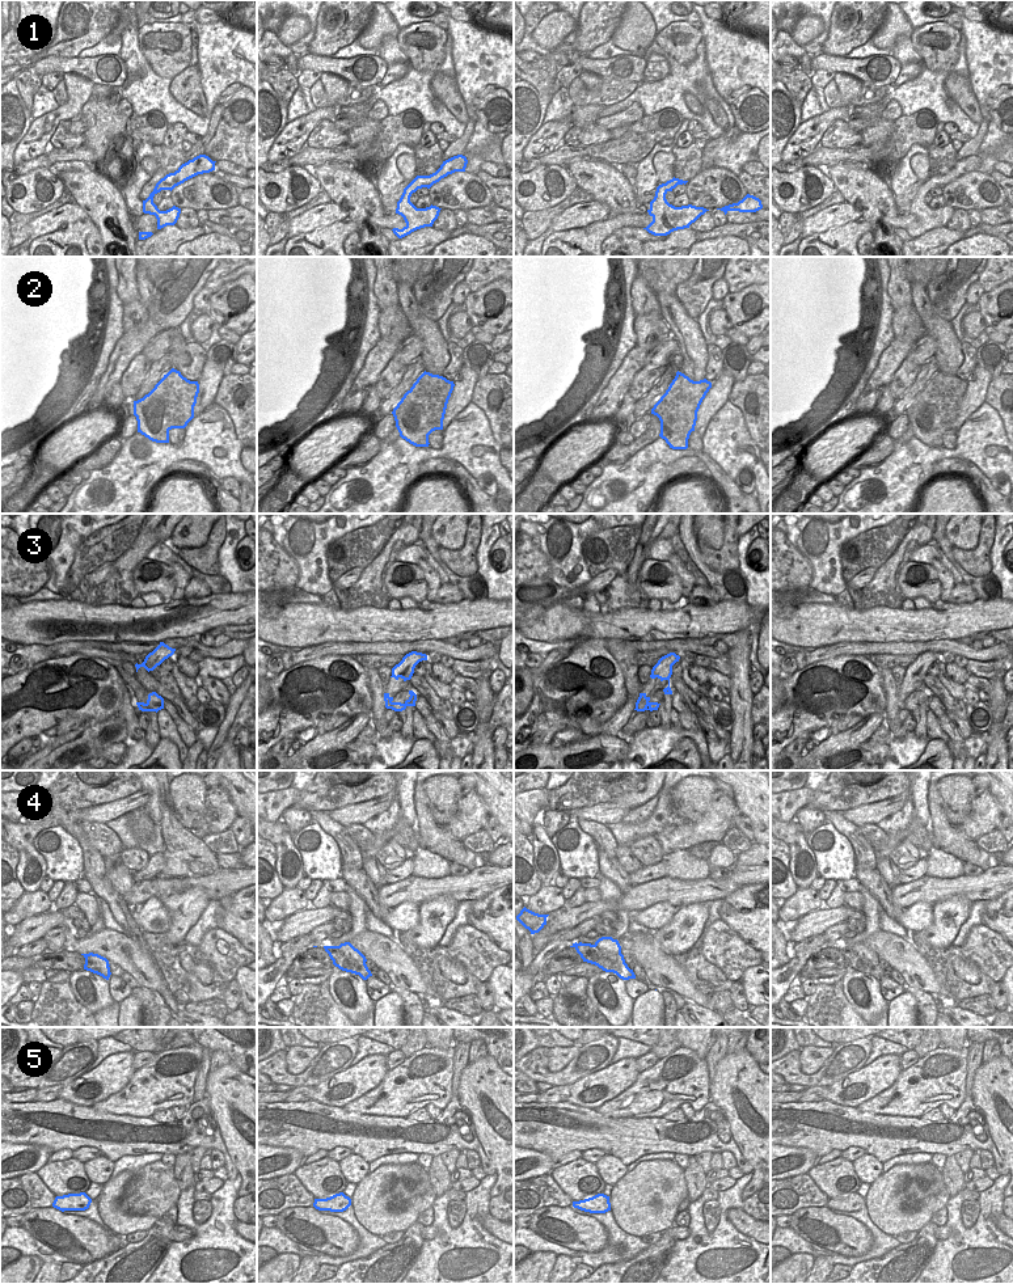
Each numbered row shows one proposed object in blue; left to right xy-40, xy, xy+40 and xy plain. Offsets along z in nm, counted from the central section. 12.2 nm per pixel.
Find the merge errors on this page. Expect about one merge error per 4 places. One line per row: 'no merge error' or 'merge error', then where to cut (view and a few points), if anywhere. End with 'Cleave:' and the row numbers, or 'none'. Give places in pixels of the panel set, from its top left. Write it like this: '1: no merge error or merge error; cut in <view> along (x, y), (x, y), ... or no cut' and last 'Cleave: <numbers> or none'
1: no merge error; no cut
2: no merge error; no cut
3: merge error; cut in xy along (392, 702), (391, 708)
4: merge error; cut in xy+40 along (594, 945), (612, 955)
5: no merge error; no cut
Cleave: 3, 4

